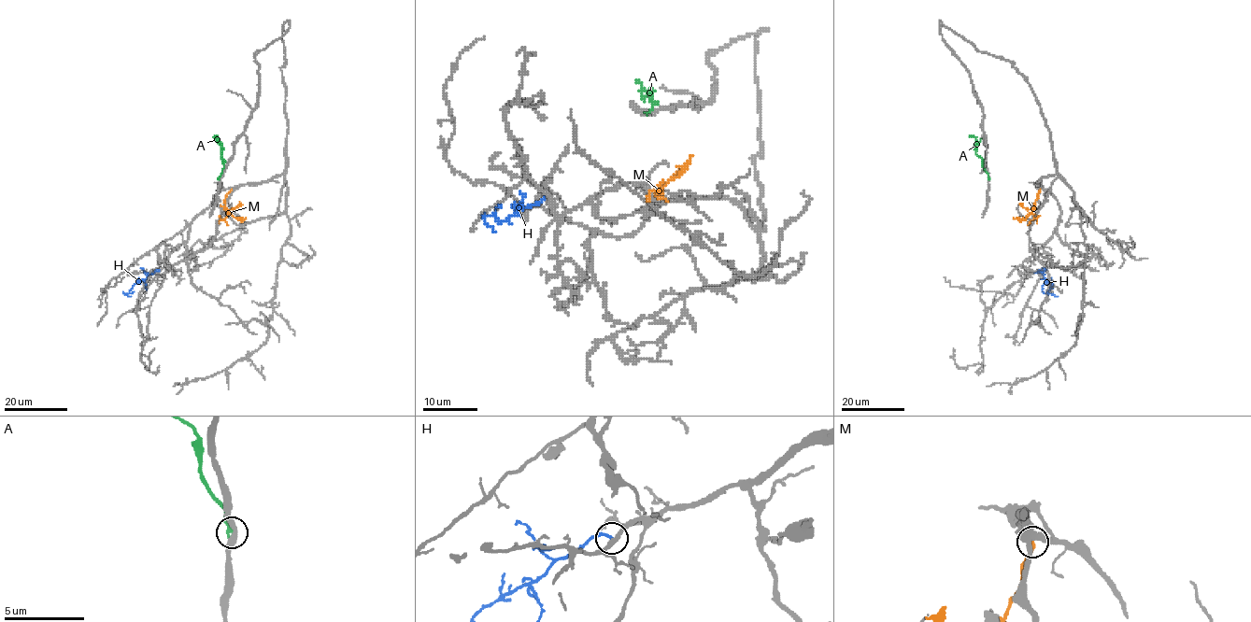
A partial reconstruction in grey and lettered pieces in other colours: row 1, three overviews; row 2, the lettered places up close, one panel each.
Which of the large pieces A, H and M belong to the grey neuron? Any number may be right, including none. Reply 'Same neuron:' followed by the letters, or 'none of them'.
Same neuron: none of them

